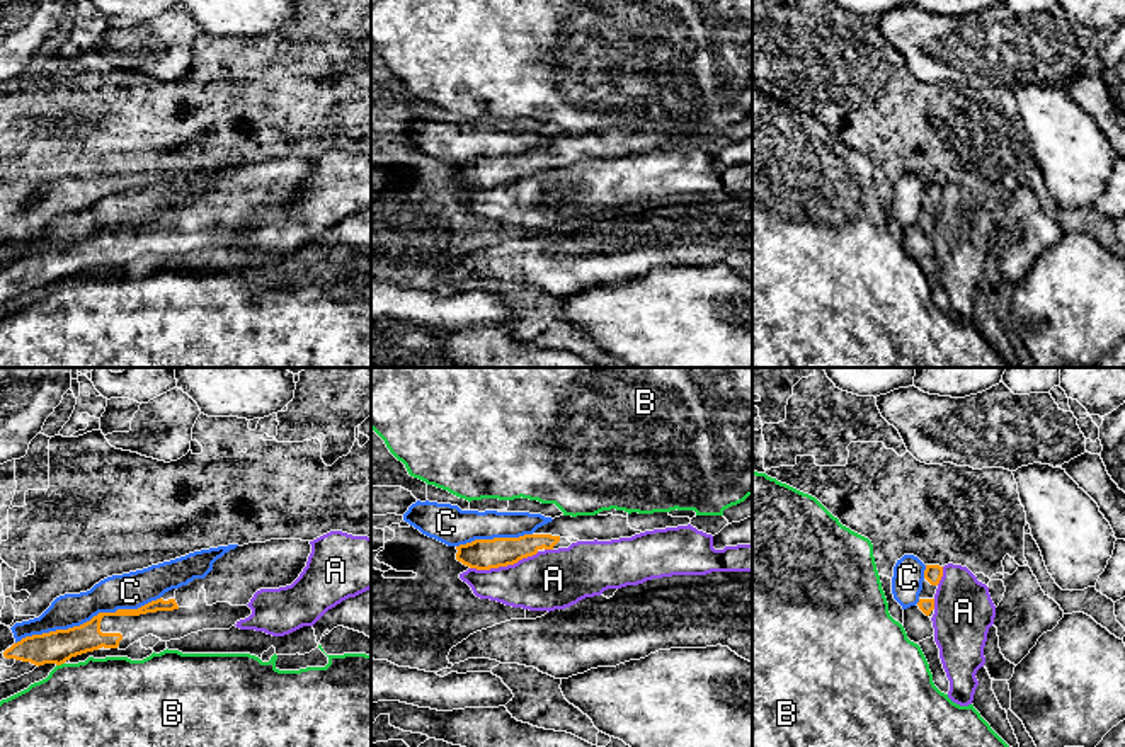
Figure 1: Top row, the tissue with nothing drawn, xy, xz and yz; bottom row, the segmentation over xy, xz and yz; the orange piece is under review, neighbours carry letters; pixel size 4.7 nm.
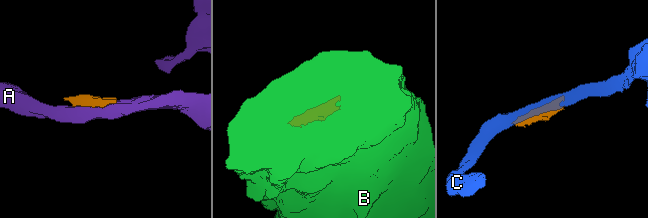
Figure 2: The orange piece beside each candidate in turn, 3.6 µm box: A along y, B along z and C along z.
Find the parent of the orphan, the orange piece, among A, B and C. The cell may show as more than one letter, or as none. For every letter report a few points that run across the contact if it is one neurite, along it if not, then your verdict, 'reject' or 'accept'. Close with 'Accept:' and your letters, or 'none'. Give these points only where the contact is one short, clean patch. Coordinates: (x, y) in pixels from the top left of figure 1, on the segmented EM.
A: reject
B: line xy (63, 662), (57, 666); reject
C: reject
Accept: none

